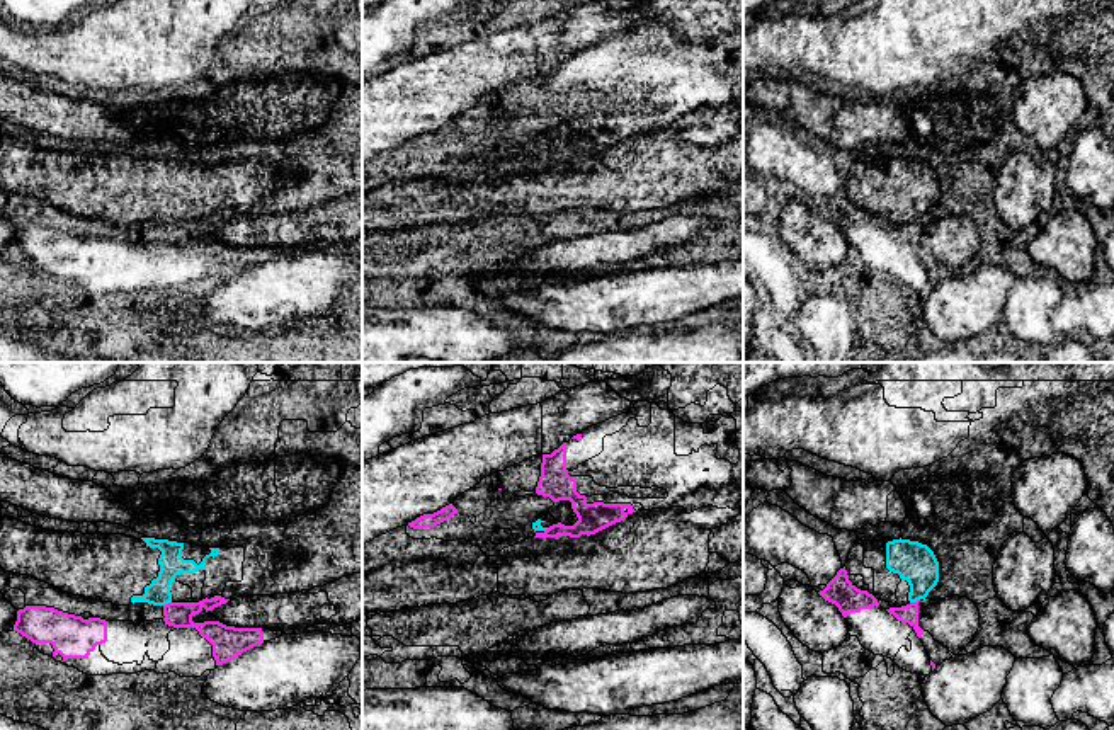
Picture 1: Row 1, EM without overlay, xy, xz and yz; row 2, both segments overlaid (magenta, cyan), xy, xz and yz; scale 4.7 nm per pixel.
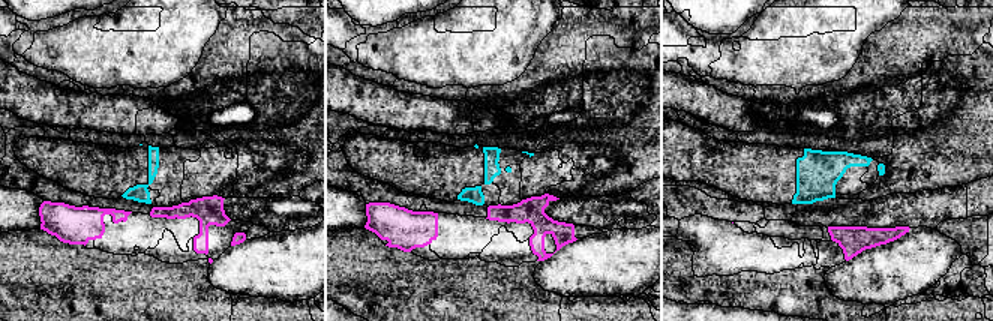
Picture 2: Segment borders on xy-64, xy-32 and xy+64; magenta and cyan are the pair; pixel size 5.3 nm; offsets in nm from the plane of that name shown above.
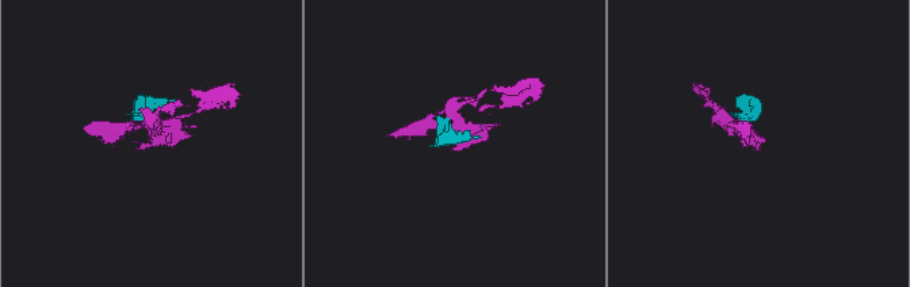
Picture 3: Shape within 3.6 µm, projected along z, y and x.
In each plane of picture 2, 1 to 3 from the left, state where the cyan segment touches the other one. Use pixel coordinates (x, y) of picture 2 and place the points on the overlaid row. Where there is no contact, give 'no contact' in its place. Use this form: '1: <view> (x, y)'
1: no contact
2: no contact
3: no contact

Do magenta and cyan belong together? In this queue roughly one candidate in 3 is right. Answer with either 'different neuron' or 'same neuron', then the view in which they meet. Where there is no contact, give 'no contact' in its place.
different neuron | xy

